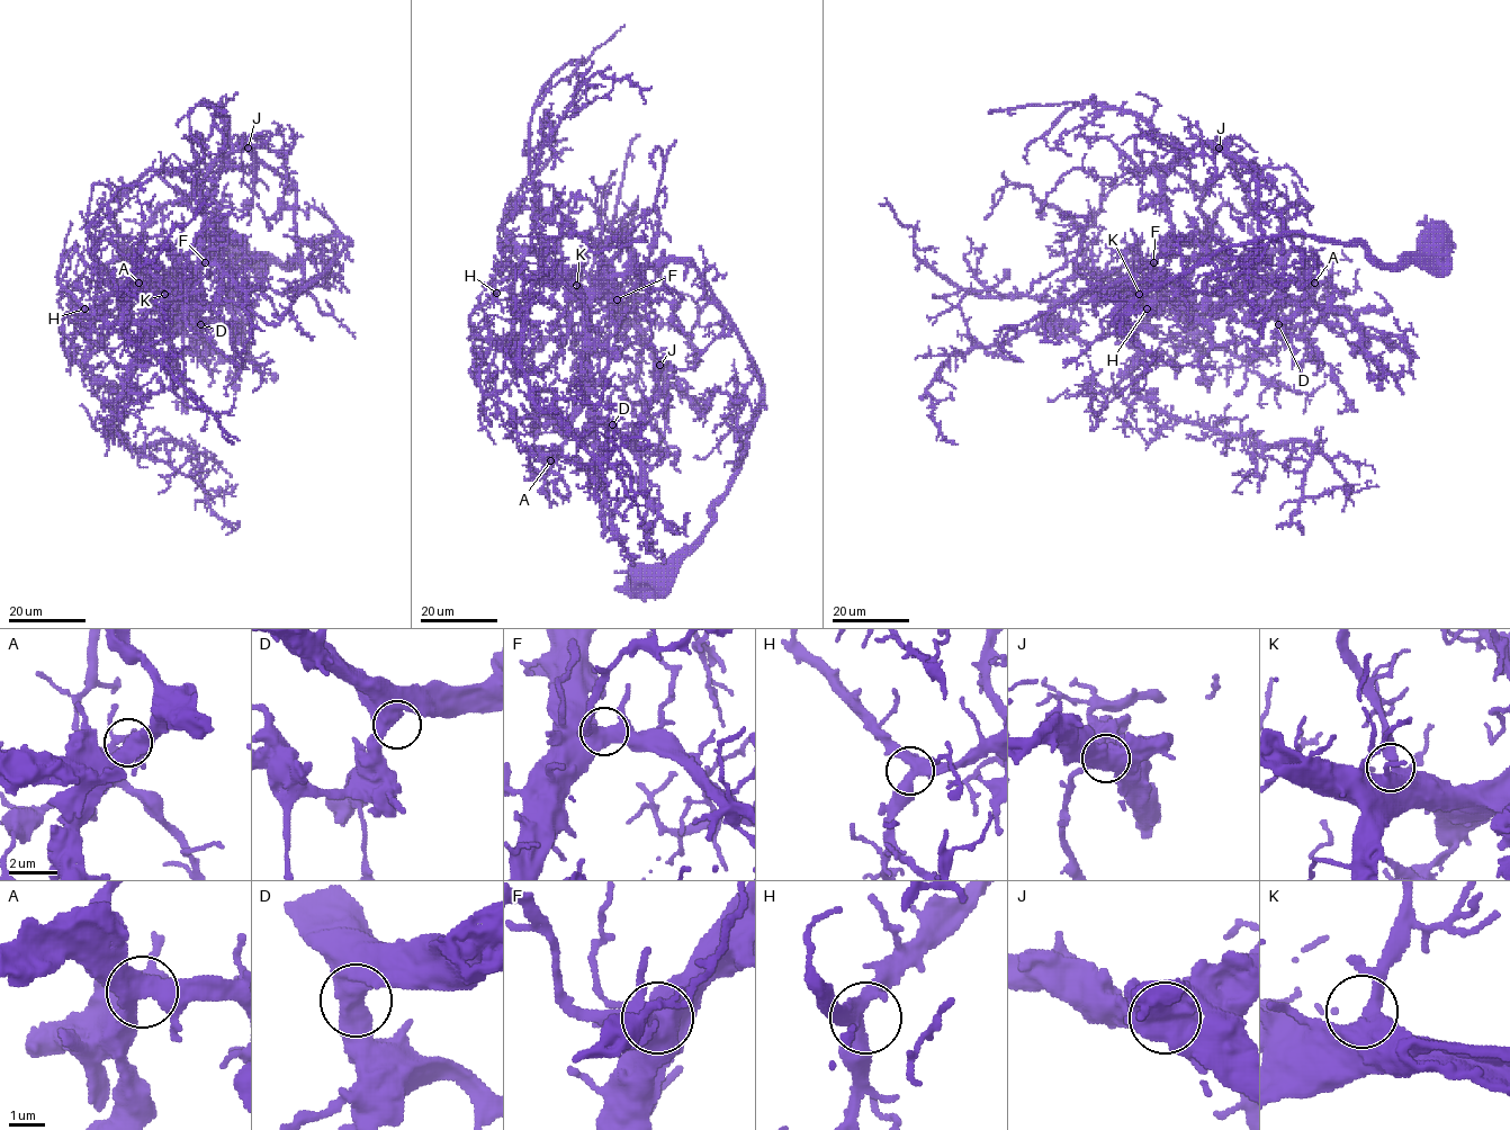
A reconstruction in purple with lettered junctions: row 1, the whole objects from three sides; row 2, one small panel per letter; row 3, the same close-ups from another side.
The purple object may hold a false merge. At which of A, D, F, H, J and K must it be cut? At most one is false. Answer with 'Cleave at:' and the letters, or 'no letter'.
Cleave at: no letter

